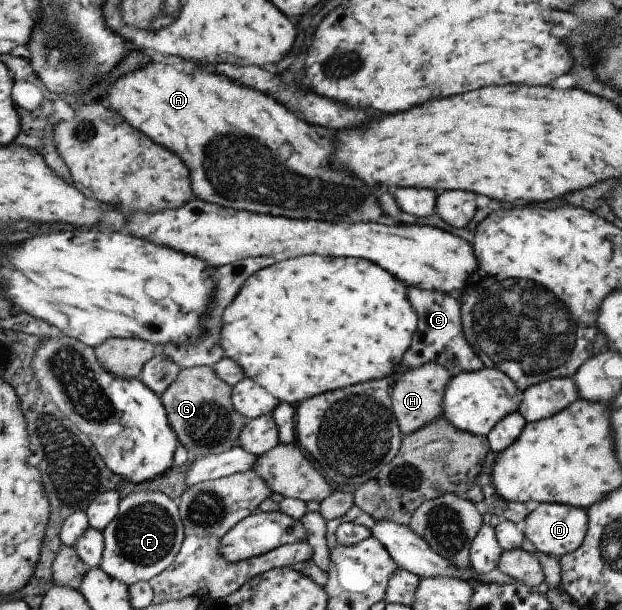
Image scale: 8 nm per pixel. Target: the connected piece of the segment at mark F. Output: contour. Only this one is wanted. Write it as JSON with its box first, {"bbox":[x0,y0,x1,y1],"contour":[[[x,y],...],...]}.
{"bbox":[98,491,185,587],"contour":[[[149,491],[127,494],[123,500],[118,501],[117,514],[113,520],[101,531],[104,546],[98,568],[110,578],[127,587],[135,582],[148,582],[171,564],[179,551],[185,534],[177,506],[167,496]]]}

